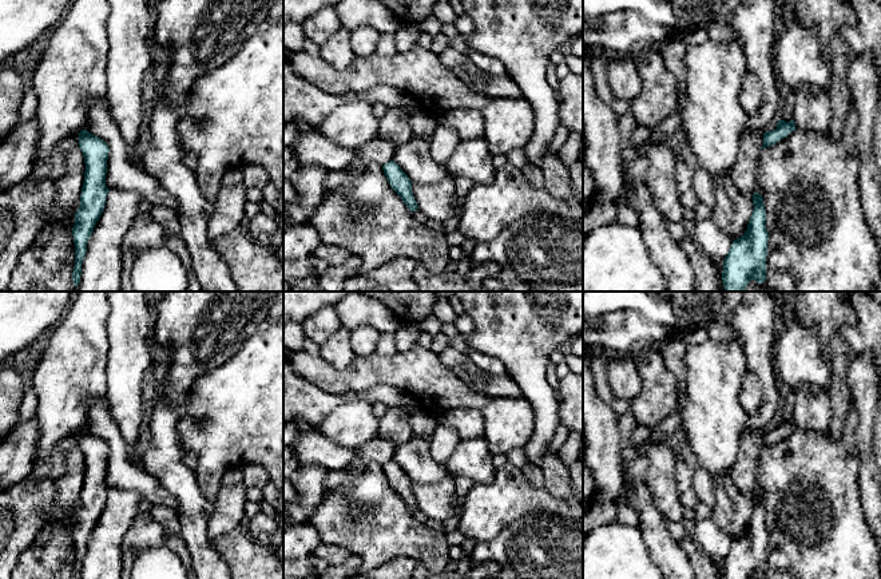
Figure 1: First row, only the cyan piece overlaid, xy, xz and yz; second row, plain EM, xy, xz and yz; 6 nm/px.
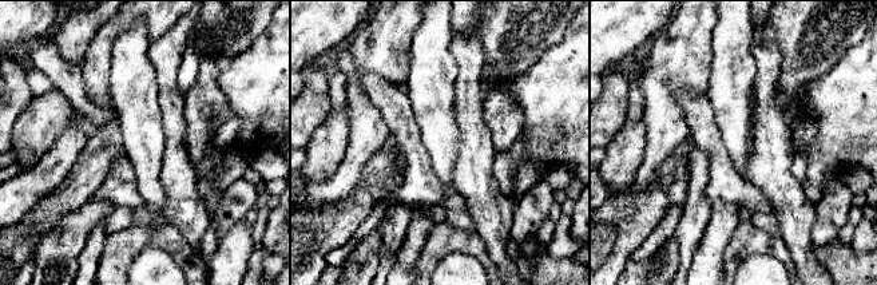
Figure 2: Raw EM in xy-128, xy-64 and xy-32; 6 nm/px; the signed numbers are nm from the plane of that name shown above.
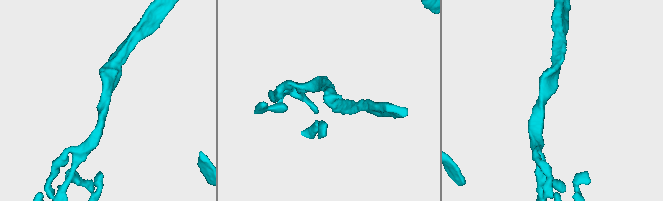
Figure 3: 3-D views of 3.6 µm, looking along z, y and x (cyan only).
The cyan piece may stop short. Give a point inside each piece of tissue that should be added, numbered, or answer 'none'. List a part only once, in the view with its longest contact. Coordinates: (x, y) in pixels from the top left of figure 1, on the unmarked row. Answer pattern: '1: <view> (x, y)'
none

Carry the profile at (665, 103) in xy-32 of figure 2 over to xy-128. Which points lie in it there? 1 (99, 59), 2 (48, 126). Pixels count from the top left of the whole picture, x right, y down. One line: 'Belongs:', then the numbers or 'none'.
Belongs: none

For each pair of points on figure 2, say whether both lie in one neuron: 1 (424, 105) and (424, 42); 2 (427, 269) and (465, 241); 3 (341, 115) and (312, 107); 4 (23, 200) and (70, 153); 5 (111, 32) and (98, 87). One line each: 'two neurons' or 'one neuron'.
1: one neuron
2: one neuron
3: two neurons
4: one neuron
5: one neuron

